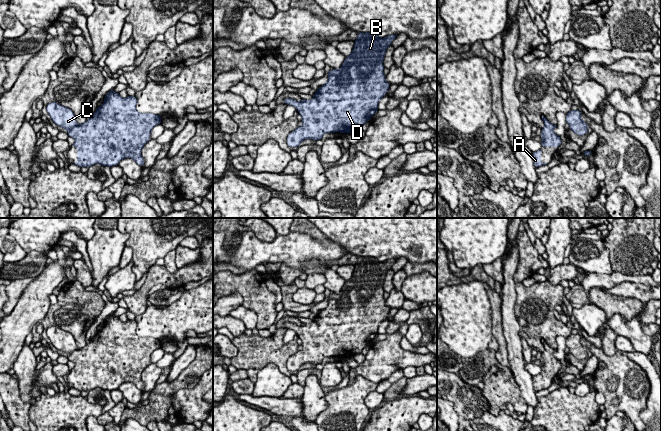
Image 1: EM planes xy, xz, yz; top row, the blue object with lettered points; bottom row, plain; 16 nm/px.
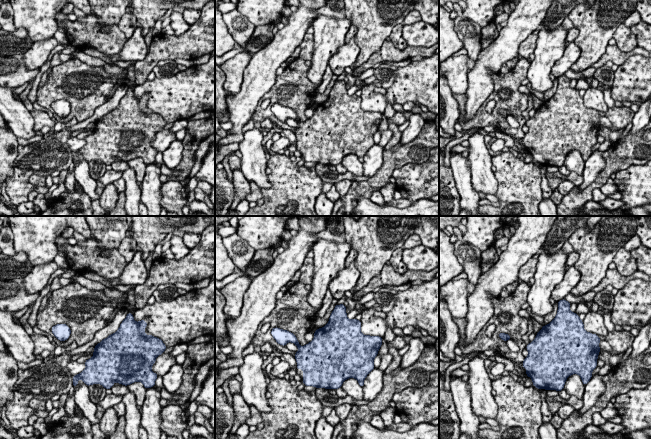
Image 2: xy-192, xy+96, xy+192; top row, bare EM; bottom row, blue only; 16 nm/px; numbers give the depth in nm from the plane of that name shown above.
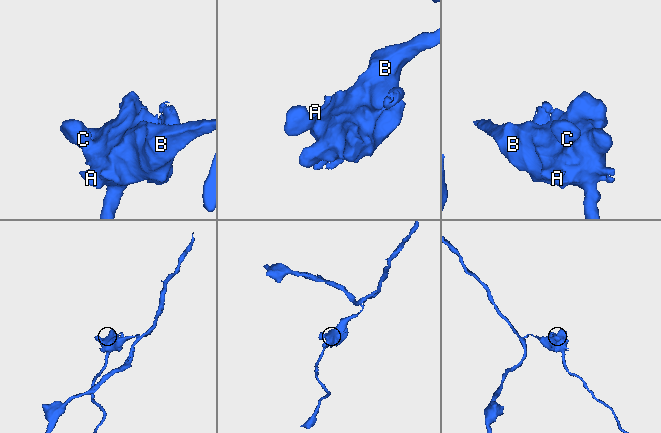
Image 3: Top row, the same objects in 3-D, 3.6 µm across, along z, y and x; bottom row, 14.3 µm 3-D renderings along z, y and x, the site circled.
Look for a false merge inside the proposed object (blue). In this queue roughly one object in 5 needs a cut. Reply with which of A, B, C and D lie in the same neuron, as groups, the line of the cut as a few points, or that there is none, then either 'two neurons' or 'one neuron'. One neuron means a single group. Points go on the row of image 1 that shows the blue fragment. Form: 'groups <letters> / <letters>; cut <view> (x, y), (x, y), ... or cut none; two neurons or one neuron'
groups A B C D; cut none; one neuron

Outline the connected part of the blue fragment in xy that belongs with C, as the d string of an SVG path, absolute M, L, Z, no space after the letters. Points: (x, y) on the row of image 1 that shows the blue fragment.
M110 90L104 103L97 107L90 119L78 125L73 111L56 102L47 104L46 110L55 125L67 131L75 142L72 147L77 148L77 162L73 163L80 168L101 164L103 167L116 166L122 159L131 158L141 167L145 161L141 151L150 140L151 130L161 124L161 116L151 113L139 113L136 110L137 99L135 96L122 98L119 93Z

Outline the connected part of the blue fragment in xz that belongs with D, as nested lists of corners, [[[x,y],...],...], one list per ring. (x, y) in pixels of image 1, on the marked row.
[[[359,32],[352,53],[340,69],[328,72],[328,81],[311,100],[284,99],[286,105],[298,110],[303,123],[287,136],[289,147],[309,138],[321,140],[325,133],[353,133],[370,121],[390,87],[385,81],[383,60],[396,36],[380,38]]]

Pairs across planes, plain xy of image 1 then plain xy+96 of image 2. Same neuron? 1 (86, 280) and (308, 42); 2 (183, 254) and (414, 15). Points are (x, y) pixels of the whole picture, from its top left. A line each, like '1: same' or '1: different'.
1: same
2: different

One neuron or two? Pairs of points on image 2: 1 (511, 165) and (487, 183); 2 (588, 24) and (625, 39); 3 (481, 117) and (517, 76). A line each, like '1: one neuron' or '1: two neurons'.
1: two neurons
2: two neurons
3: one neuron

